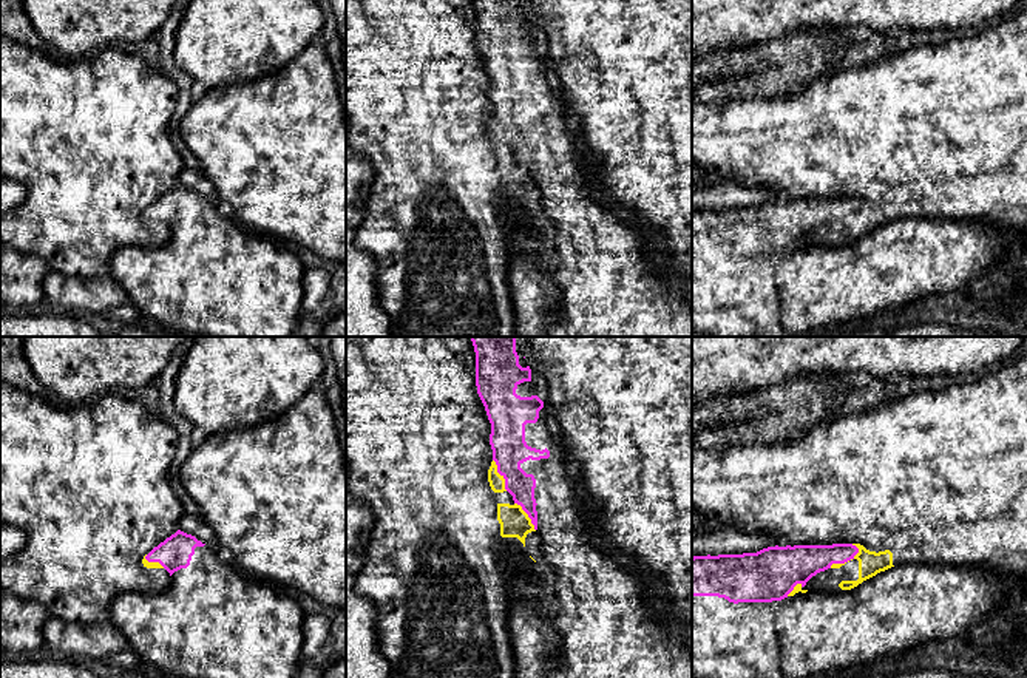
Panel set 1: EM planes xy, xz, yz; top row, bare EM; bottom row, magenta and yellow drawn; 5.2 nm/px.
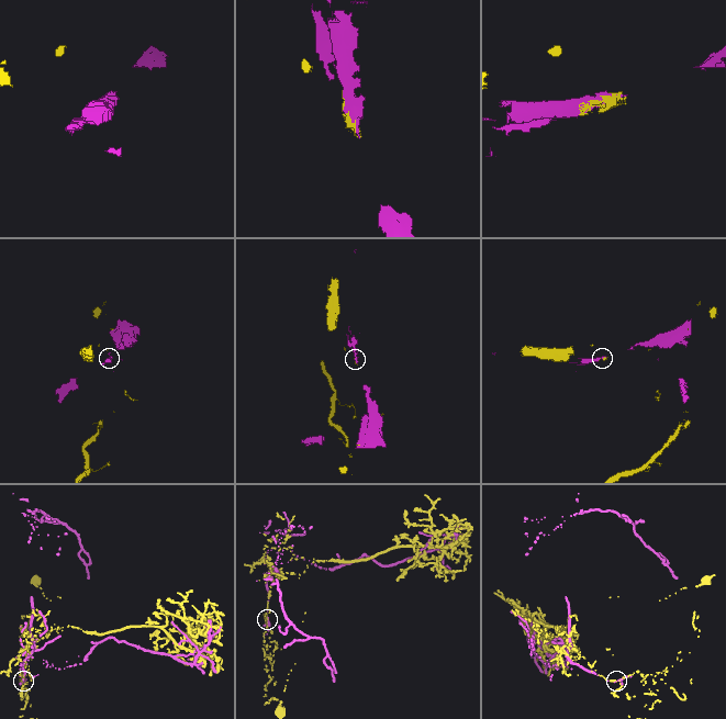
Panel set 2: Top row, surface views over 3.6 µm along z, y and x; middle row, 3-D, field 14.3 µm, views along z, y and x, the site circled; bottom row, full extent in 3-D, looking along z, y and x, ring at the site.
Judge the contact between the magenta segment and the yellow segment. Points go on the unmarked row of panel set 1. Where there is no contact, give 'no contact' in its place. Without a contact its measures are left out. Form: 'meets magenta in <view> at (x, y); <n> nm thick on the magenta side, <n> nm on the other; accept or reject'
meets magenta in yz at (845, 215); 200 nm thick on the magenta side, 130 nm on the other; reject

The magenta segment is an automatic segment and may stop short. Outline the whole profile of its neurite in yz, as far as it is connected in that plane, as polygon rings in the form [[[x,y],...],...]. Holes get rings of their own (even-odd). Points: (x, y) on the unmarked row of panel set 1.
[[[832,198],[832,199],[786,199],[786,201],[768,201],[757,207],[743,208],[718,208],[718,210],[693,210],[692,212],[692,337],[800,337],[805,332],[822,331],[826,326],[851,327],[859,321],[866,321],[871,317],[885,318],[891,312],[905,309],[917,298],[948,293],[962,290],[970,281],[996,272],[1010,264],[1010,259],[1027,247],[1027,236],[1007,230],[995,229],[993,225],[981,221],[951,221],[951,219],[920,219],[920,218],[902,218],[891,221],[876,230],[863,235],[857,241],[843,246],[826,246],[819,242],[809,242],[806,247],[789,247],[797,238],[802,241],[820,225],[831,222],[832,218],[845,218],[859,207],[859,202],[852,198]]]

